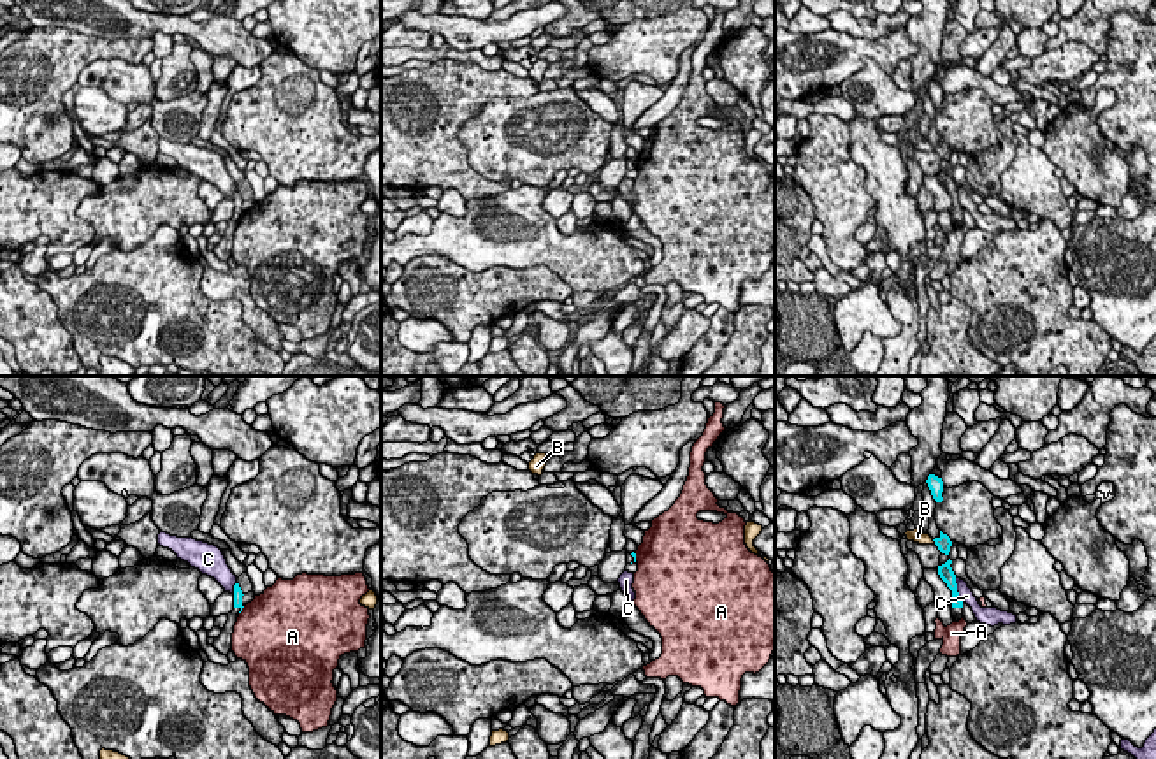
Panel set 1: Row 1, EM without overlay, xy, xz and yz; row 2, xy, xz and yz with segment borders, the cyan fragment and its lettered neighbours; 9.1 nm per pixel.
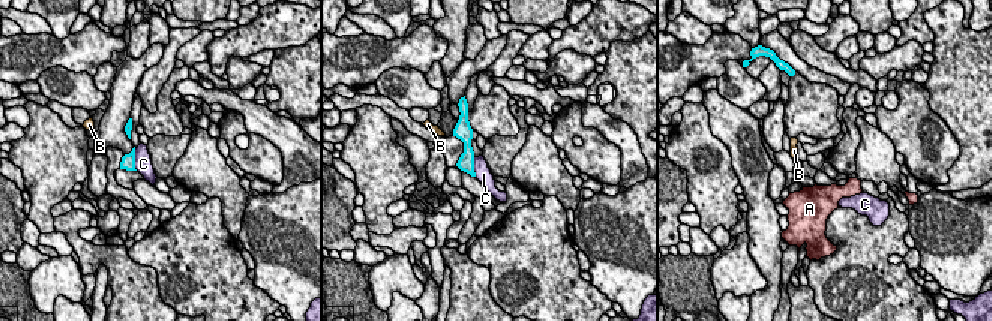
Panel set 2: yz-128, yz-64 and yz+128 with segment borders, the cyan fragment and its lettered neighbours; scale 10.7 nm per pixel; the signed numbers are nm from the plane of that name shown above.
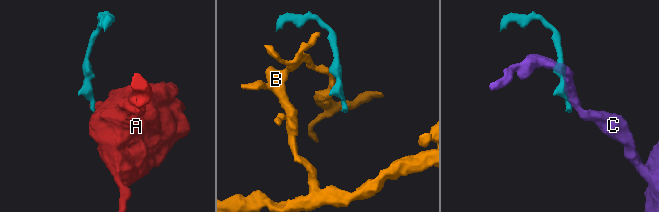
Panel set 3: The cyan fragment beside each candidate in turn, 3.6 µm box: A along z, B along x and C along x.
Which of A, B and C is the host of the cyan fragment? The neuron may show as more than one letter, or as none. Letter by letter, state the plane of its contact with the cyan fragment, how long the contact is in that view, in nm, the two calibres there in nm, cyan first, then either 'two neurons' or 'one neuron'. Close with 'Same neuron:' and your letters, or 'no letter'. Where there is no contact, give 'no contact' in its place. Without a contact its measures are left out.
A: meets cyan in xy; contact 100 nm long; 100 nm thick on the cyan side, 500 nm on the other; two neurons
B: meets cyan in yz; contact 60 nm long; 140 nm thick on the cyan side, 130 nm on the other; two neurons
C: meets cyan in yz; contact 260 nm long; 130 nm thick on the cyan side, 130 nm on the other; two neurons
Same neuron: no letter

